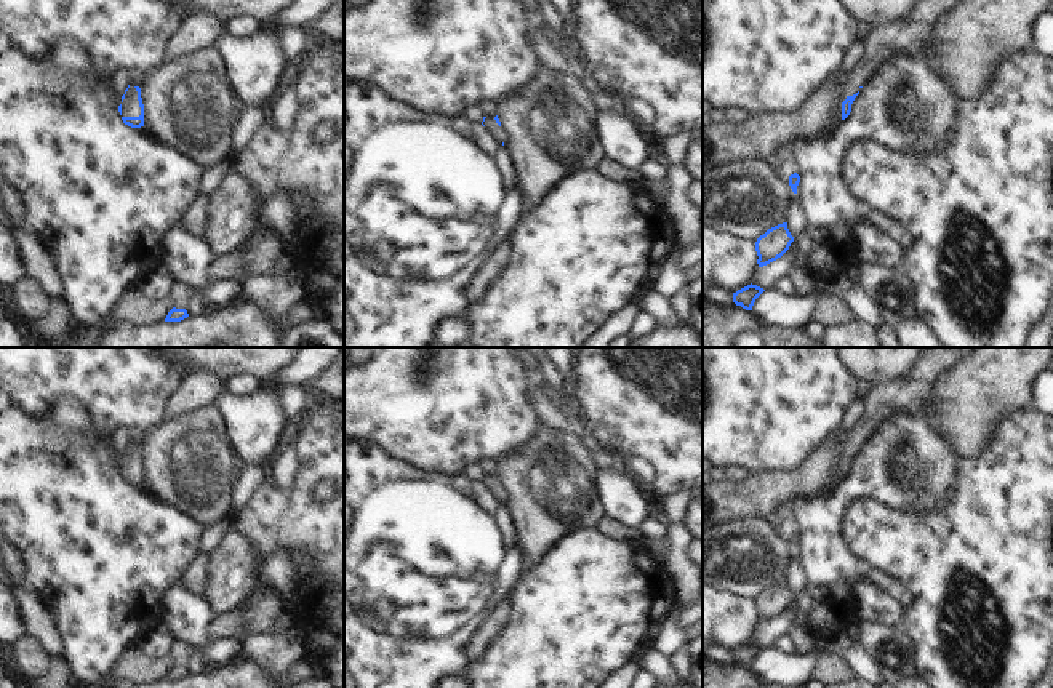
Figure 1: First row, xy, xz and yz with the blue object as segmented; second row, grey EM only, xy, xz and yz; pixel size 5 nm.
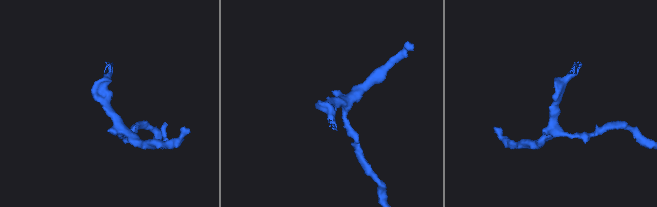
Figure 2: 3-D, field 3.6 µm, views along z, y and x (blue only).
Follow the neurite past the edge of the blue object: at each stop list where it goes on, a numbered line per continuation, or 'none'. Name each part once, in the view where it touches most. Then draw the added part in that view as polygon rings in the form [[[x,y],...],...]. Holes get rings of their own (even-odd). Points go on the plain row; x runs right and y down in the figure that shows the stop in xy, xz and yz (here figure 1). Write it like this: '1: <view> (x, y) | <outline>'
1: xy (130, 466) | [[[130,443],[125,458],[122,461],[122,475],[139,475],[141,466],[138,459],[138,450],[133,443]]]

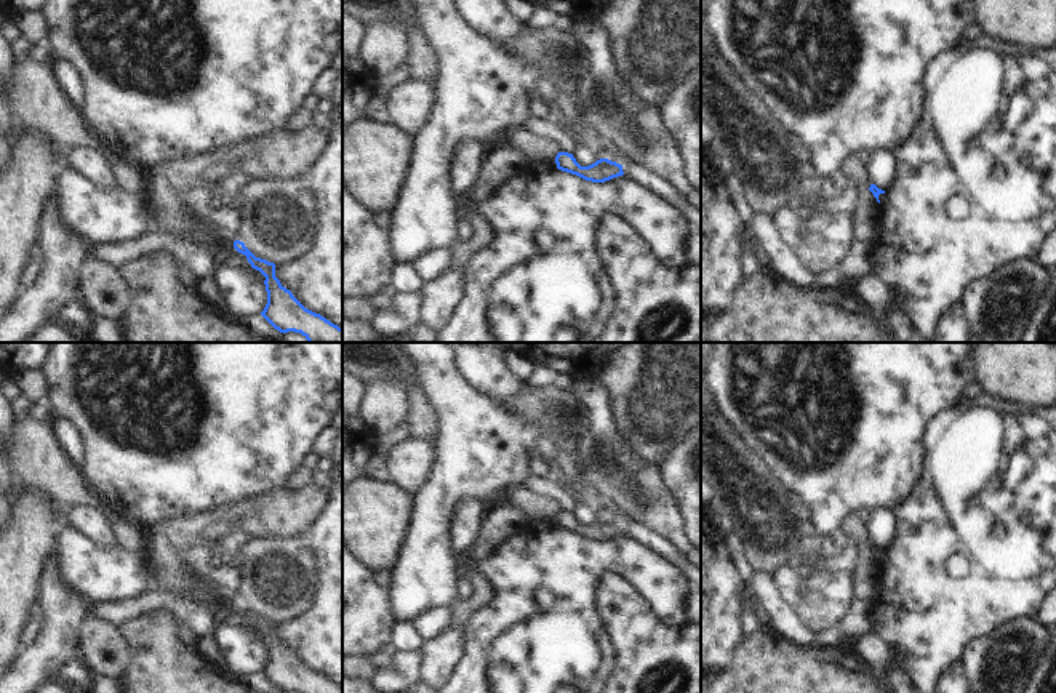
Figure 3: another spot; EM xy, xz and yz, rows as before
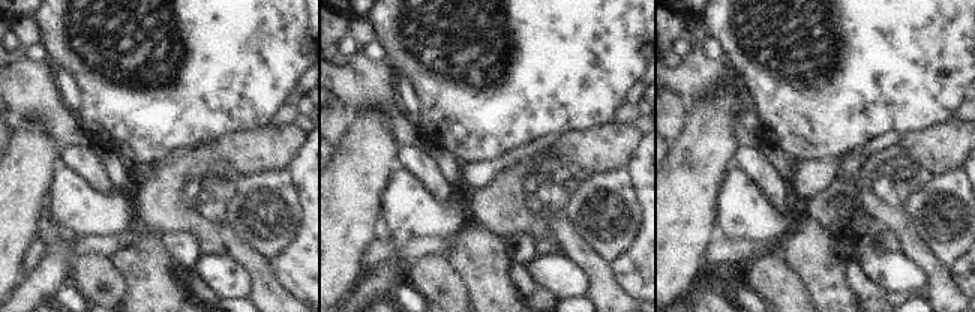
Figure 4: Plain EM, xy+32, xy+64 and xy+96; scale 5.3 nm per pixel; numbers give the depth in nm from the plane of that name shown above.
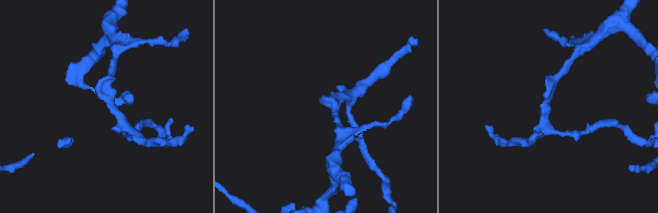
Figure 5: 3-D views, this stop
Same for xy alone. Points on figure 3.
none

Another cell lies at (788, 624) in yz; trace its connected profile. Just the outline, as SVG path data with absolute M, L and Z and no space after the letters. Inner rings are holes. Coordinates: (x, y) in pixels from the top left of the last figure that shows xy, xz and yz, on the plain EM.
M754 571L752 587L763 611L770 616L774 632L784 640L810 648L814 645L814 634L803 624L798 615L782 600L773 576Z

